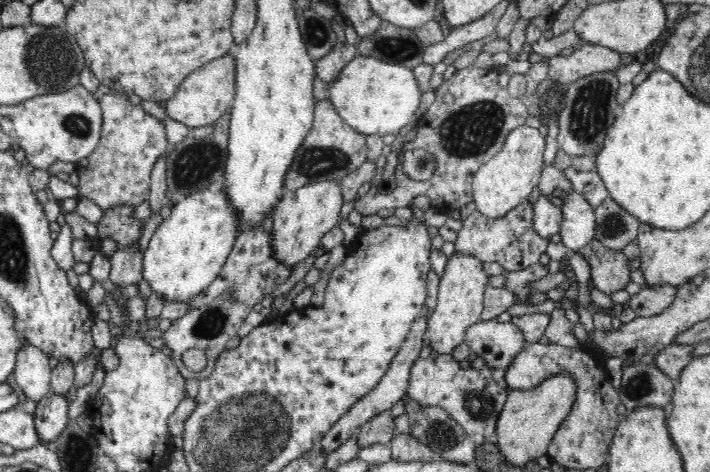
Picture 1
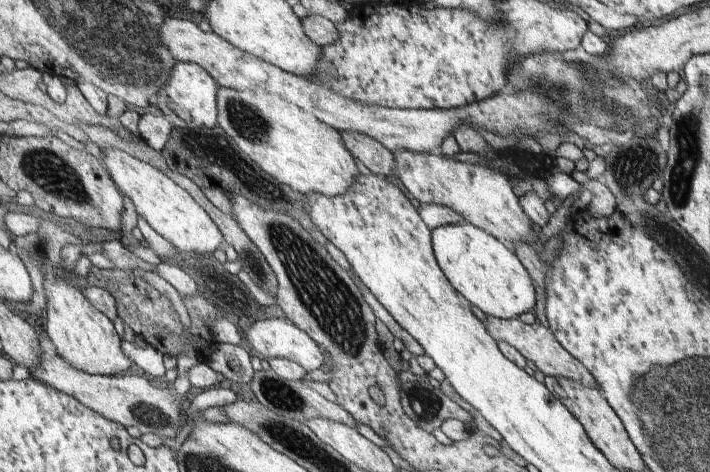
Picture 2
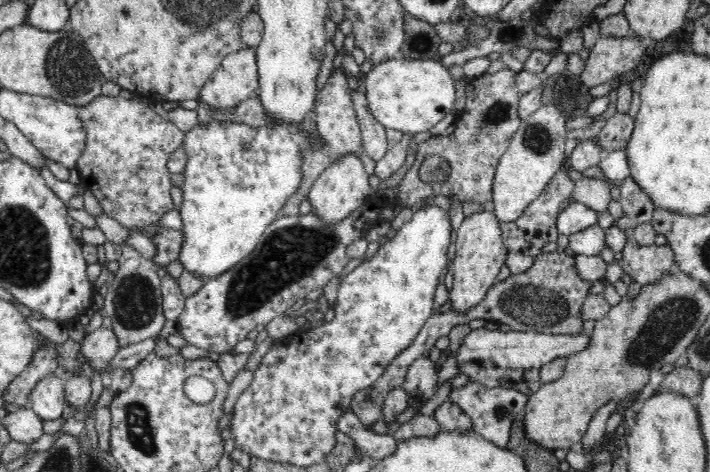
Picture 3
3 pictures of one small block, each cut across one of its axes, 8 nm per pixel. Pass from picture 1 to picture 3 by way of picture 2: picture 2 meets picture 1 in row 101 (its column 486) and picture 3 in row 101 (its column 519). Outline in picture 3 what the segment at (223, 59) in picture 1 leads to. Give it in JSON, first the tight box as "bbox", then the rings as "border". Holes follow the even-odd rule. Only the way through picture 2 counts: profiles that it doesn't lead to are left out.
{"bbox":[197,47,257,111],"border":[[[242,47],[224,57],[220,66],[201,85],[197,100],[206,102],[213,111],[224,111],[247,98],[253,99],[257,92],[255,49]]]}

